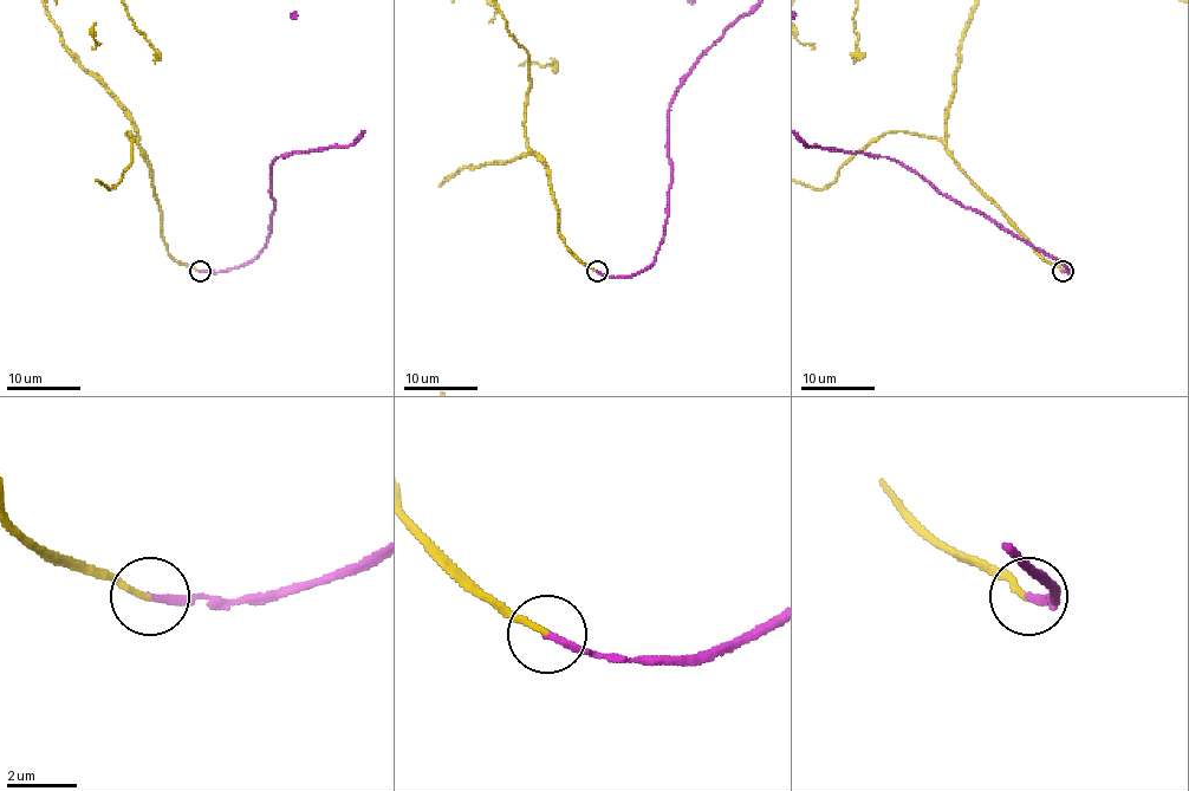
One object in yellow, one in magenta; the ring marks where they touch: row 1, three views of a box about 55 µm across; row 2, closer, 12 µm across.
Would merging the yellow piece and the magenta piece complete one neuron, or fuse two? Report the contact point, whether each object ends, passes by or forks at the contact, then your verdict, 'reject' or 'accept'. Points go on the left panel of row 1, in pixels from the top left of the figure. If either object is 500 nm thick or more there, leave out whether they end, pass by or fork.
place (200, 271); yellow ends; magenta ends; accept

